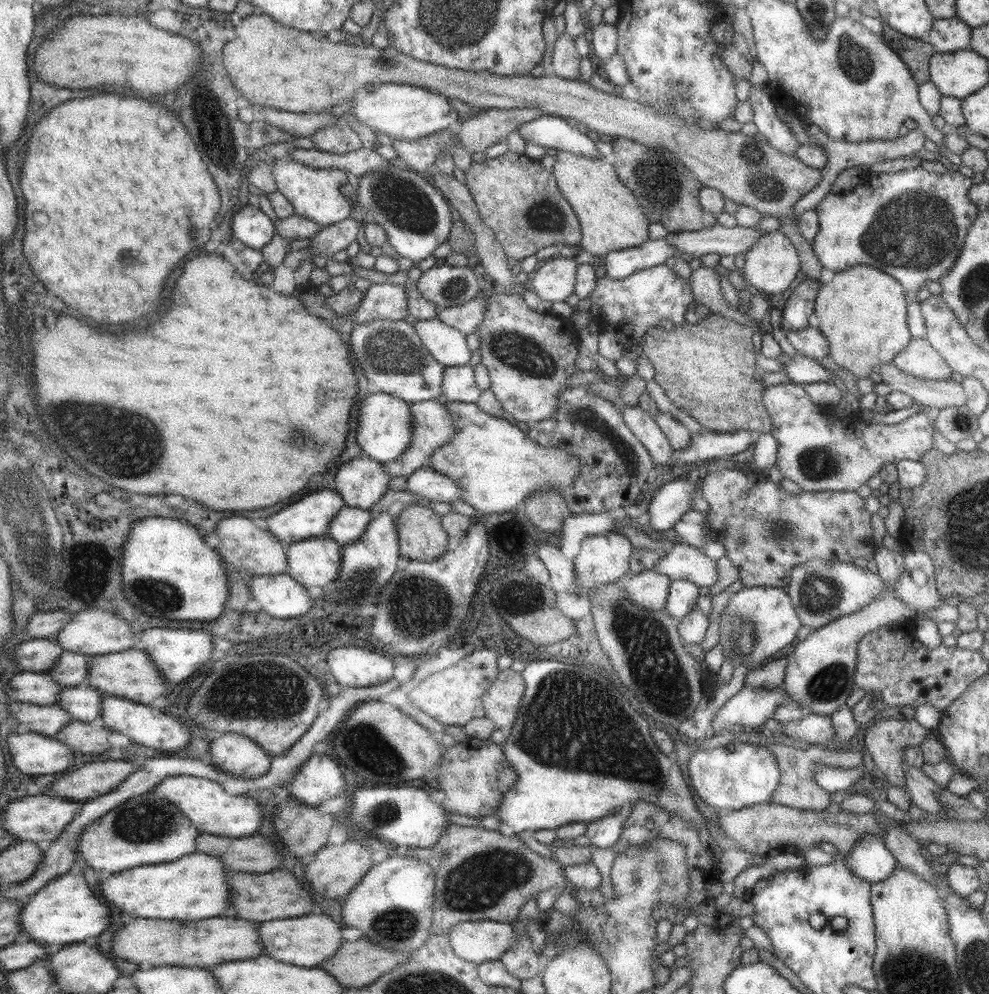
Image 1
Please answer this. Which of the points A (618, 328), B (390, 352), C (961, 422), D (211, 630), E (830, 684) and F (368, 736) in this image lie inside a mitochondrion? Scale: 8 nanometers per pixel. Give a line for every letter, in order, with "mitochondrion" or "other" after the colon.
A: other
B: mitochondrion
C: mitochondrion
D: other
E: mitochondrion
F: mitochondrion

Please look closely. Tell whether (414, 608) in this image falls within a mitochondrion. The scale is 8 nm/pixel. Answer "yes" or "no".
yes

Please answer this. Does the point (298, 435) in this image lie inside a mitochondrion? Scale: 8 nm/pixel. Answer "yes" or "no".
yes

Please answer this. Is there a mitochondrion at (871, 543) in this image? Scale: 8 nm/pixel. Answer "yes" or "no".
no

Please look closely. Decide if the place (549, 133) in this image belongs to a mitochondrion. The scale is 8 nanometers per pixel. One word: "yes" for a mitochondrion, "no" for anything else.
no

